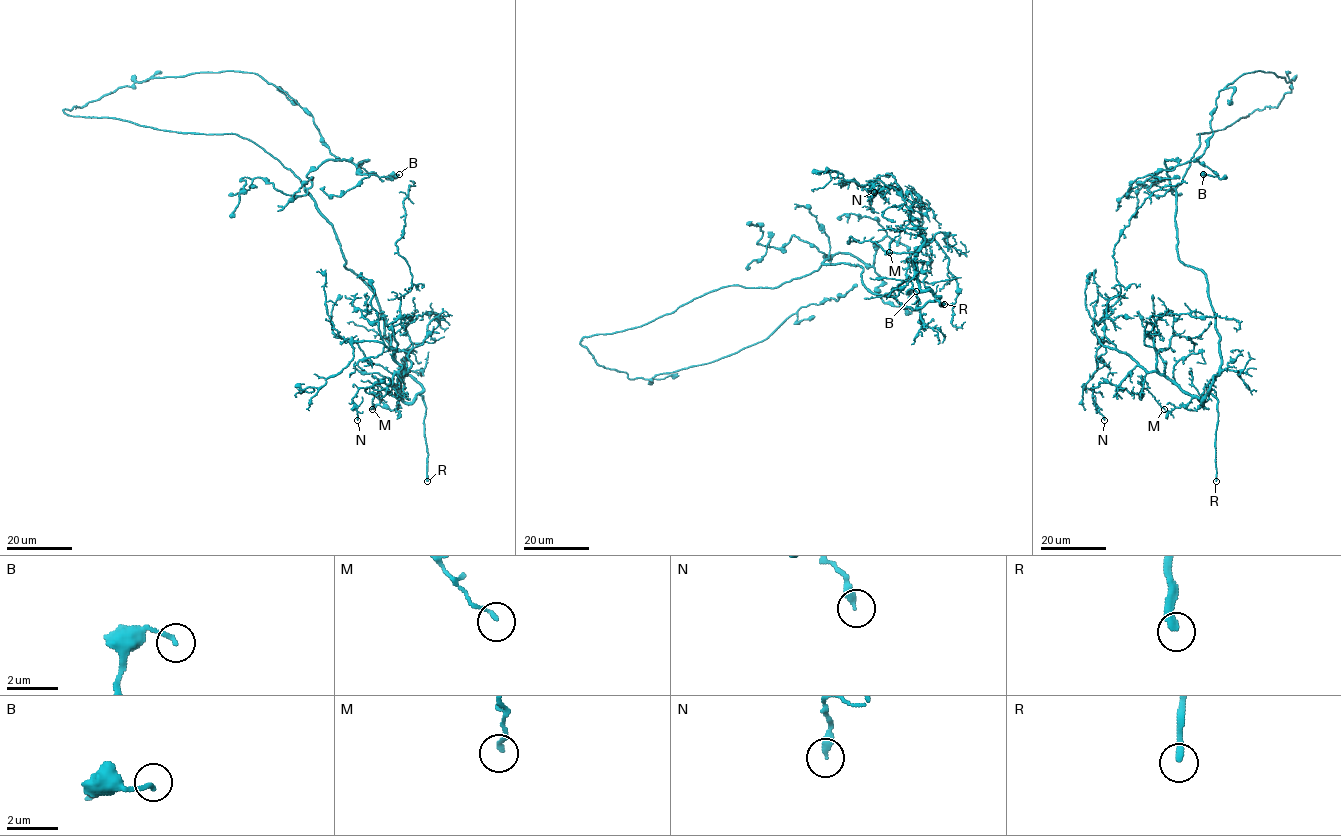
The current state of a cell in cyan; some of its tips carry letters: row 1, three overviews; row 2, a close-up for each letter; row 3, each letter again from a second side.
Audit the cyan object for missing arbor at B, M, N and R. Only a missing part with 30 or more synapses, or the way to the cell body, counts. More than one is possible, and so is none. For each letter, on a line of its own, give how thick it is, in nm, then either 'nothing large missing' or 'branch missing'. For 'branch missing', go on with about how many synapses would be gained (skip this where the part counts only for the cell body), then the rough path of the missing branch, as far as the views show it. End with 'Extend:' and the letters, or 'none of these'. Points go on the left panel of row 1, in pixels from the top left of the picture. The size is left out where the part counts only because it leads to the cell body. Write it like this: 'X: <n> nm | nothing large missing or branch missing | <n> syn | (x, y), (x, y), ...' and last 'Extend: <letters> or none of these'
B: 170 nm | nothing large missing
M: 150 nm | nothing large missing
N: 320 nm | nothing large missing
R: 280 nm | branch missing
Extend: R

